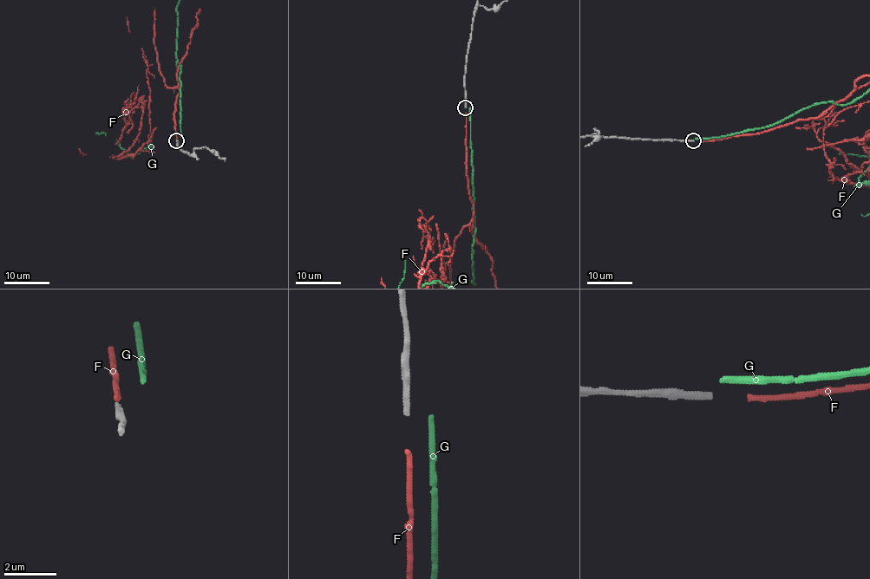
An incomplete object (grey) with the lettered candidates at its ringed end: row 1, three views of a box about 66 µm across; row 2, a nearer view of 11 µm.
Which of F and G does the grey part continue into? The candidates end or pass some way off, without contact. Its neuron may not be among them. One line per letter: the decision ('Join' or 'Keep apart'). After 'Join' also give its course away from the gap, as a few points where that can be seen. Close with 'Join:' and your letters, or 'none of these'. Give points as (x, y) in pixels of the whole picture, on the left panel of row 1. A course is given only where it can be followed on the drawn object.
F: Join
G: Keep apart
Join: F

